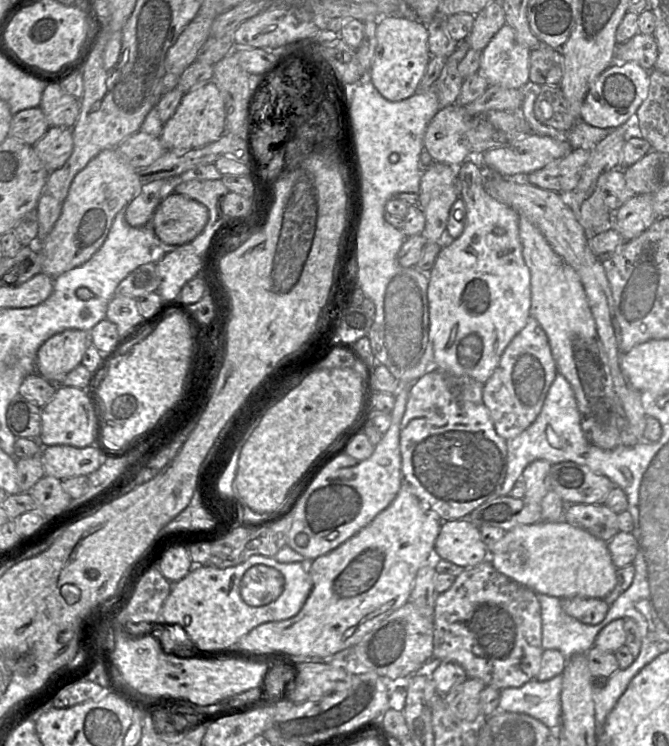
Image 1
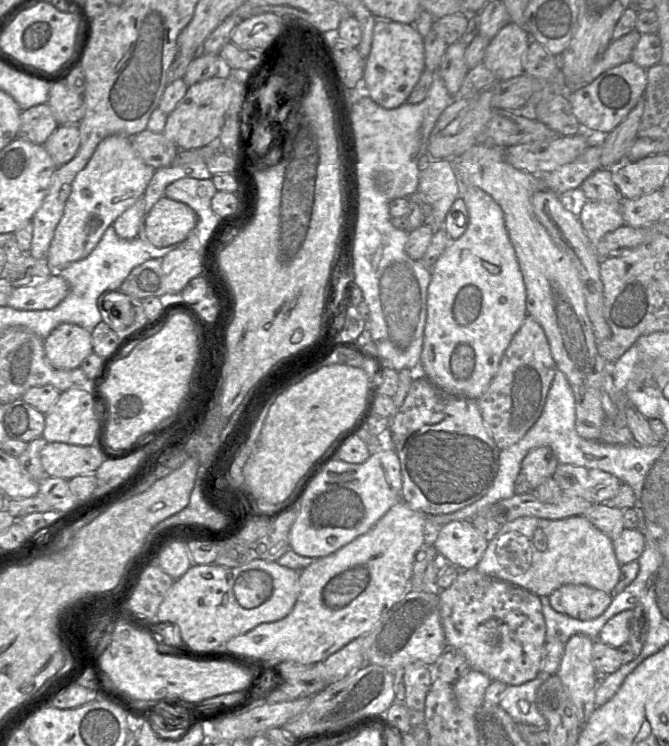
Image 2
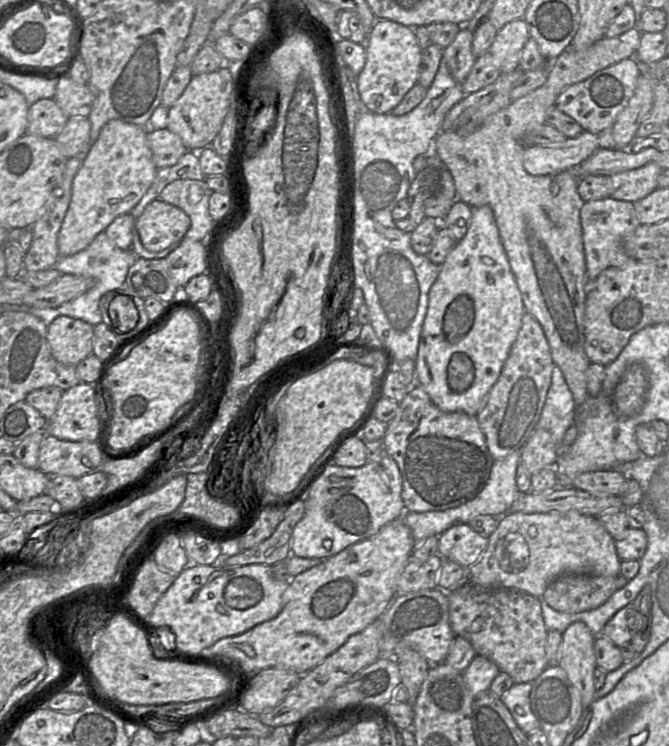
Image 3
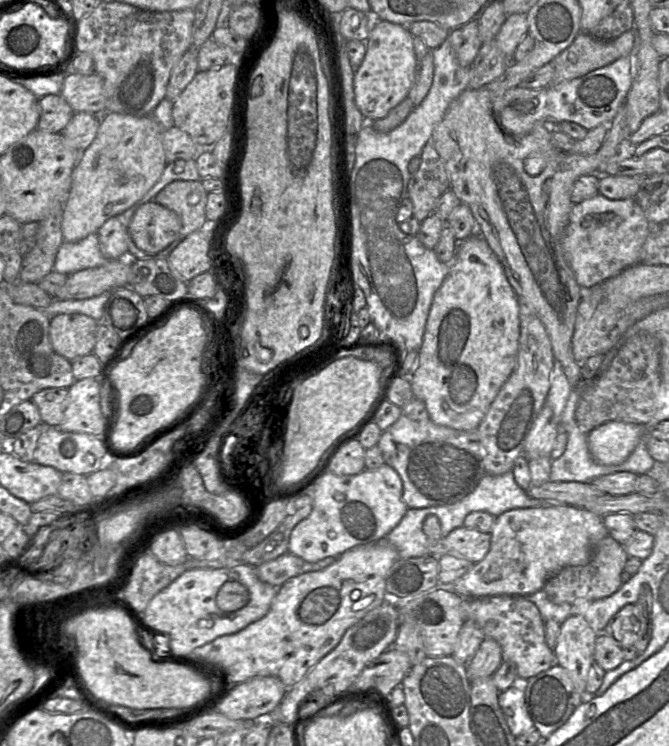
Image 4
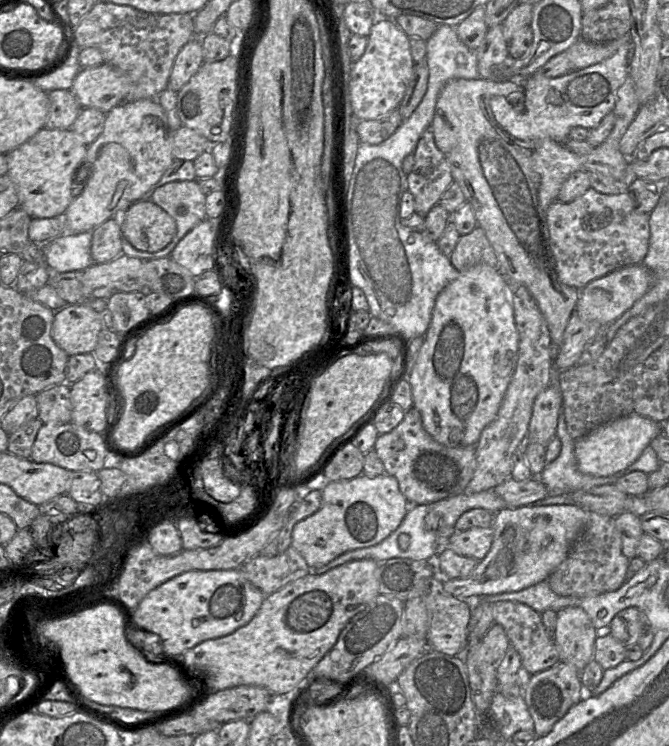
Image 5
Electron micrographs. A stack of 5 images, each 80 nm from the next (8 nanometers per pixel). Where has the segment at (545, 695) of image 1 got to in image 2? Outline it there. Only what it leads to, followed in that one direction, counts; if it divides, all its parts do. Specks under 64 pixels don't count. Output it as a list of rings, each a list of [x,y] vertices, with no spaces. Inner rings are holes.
[[[538,675],[535,679],[521,685],[507,685],[499,705],[517,723],[531,724],[539,729],[547,730],[547,722],[536,706],[537,691],[545,676]]]

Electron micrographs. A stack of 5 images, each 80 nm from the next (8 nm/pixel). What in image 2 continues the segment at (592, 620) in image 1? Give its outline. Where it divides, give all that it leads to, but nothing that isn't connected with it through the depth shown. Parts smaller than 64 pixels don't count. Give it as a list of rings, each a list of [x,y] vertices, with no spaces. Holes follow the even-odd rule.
[[[581,584],[563,585],[548,598],[555,611],[578,620],[597,618],[612,601],[611,594]]]

